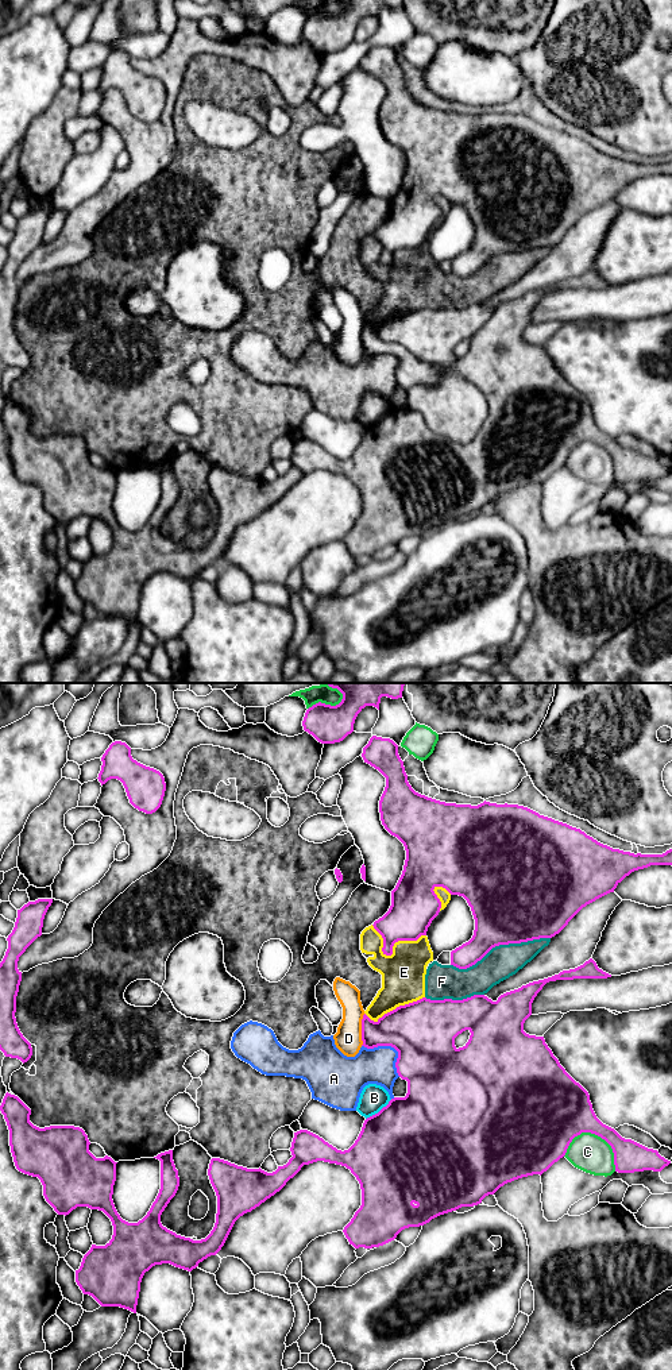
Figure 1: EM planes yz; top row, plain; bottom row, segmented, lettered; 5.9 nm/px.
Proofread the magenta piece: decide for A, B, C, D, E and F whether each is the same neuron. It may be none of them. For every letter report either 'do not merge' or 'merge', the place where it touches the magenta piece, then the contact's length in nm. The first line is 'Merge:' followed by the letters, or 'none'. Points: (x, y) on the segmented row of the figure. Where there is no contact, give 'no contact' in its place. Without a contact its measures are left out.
Merge: none
A: do not merge; contact yz (392, 1046); length 300 nm
B: do not merge; contact yz (379, 1111); length 200 nm
C: do not merge; contact yz (595, 1134); length 340 nm
D: do not merge; contact yz (362, 1030); length 190 nm
E: do not merge; contact yz (392, 950); length 340 nm
F: do not merge; contact yz (499, 944); length 600 nm

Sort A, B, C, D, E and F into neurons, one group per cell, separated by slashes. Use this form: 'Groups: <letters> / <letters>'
Groups: A B E F / C / D

